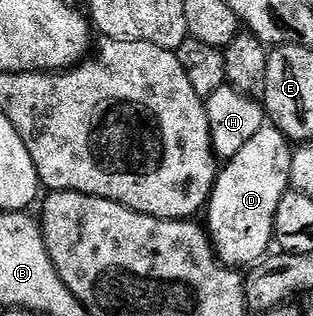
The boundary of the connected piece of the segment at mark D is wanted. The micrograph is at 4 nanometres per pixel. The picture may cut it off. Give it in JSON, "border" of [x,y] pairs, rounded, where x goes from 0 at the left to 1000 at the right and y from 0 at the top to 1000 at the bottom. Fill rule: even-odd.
{"border":[[[850,389],[812,434],[764,478],[764,491],[728,500],[712,532],[696,544],[693,576],[681,582],[681,614],[661,639],[668,674],[668,718],[661,747],[674,766],[693,826],[735,845],[808,845],[863,797],[859,772],[875,772],[872,709],[879,668],[891,655],[891,630],[927,608],[930,576],[923,544],[936,513],[939,475],[930,468],[923,437],[901,427],[866,389]]]}

